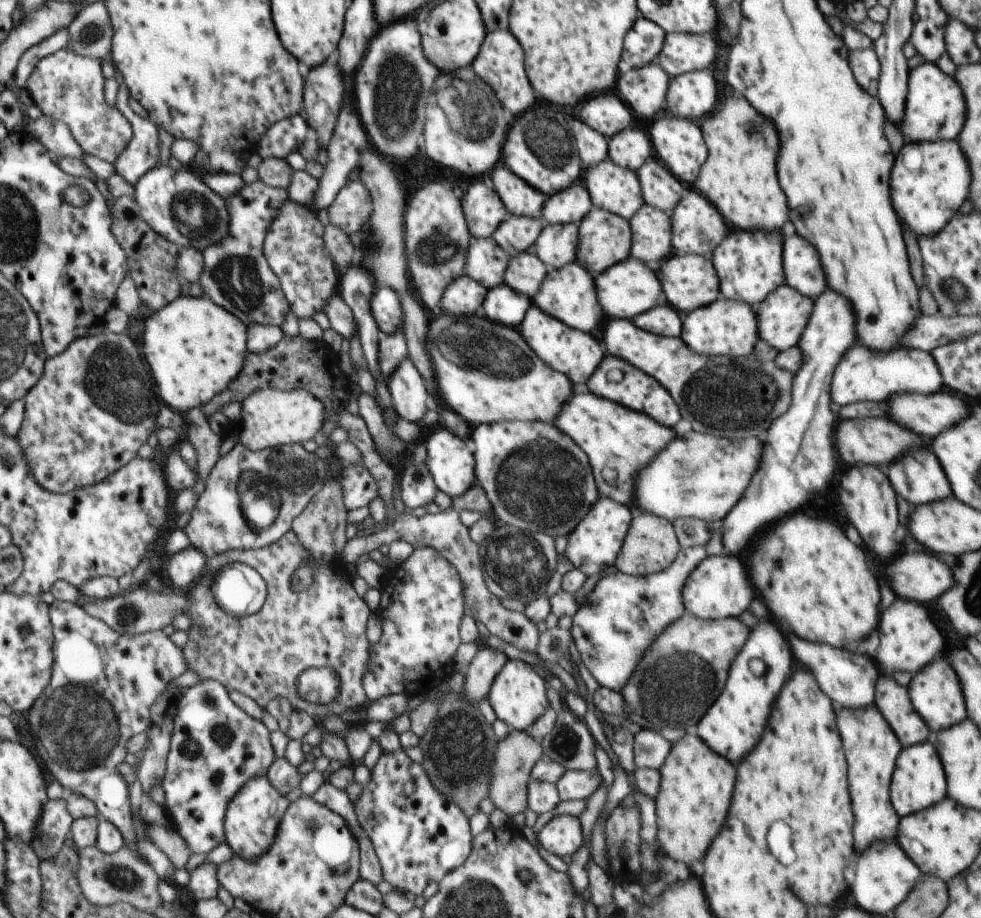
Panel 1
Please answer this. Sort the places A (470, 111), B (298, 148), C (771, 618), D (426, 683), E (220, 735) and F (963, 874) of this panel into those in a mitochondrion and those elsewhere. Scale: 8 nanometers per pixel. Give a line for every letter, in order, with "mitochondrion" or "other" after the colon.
A: mitochondrion
B: other
C: other
D: other
E: mitochondrion
F: other

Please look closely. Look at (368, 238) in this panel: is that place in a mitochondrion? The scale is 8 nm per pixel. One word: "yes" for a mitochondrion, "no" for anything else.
yes

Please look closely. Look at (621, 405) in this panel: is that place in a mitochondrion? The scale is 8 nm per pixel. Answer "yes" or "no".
no

